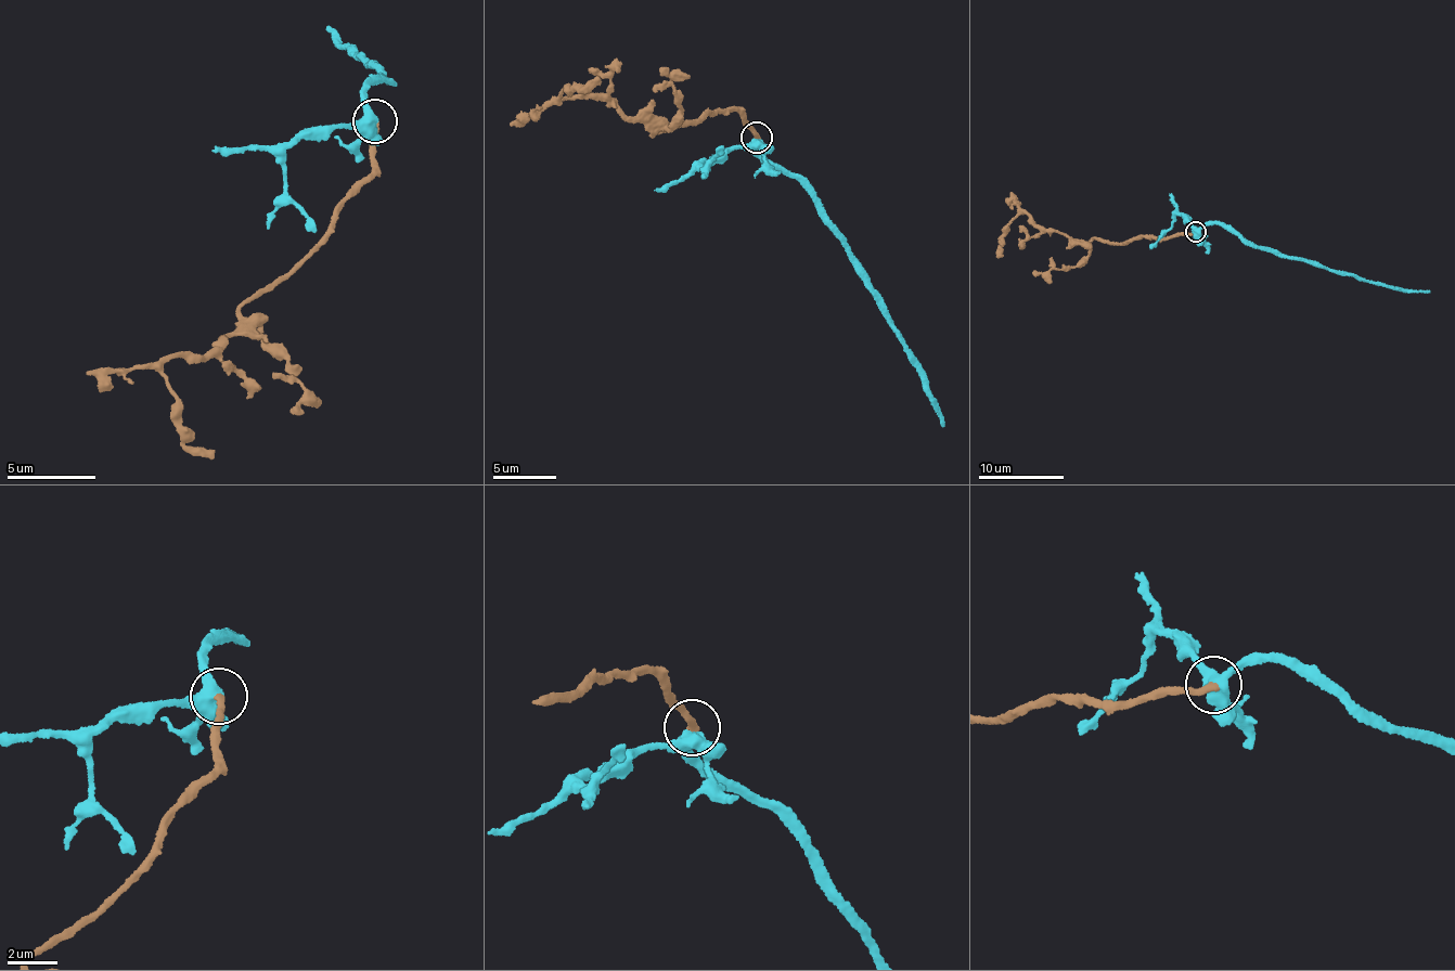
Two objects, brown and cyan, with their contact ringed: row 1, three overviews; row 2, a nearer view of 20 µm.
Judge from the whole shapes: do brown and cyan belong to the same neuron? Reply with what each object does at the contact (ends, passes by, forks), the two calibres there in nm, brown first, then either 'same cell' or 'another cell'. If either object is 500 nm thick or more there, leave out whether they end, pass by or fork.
brown ends; cyan forks; calibres 240 and 400 nm; same cell

